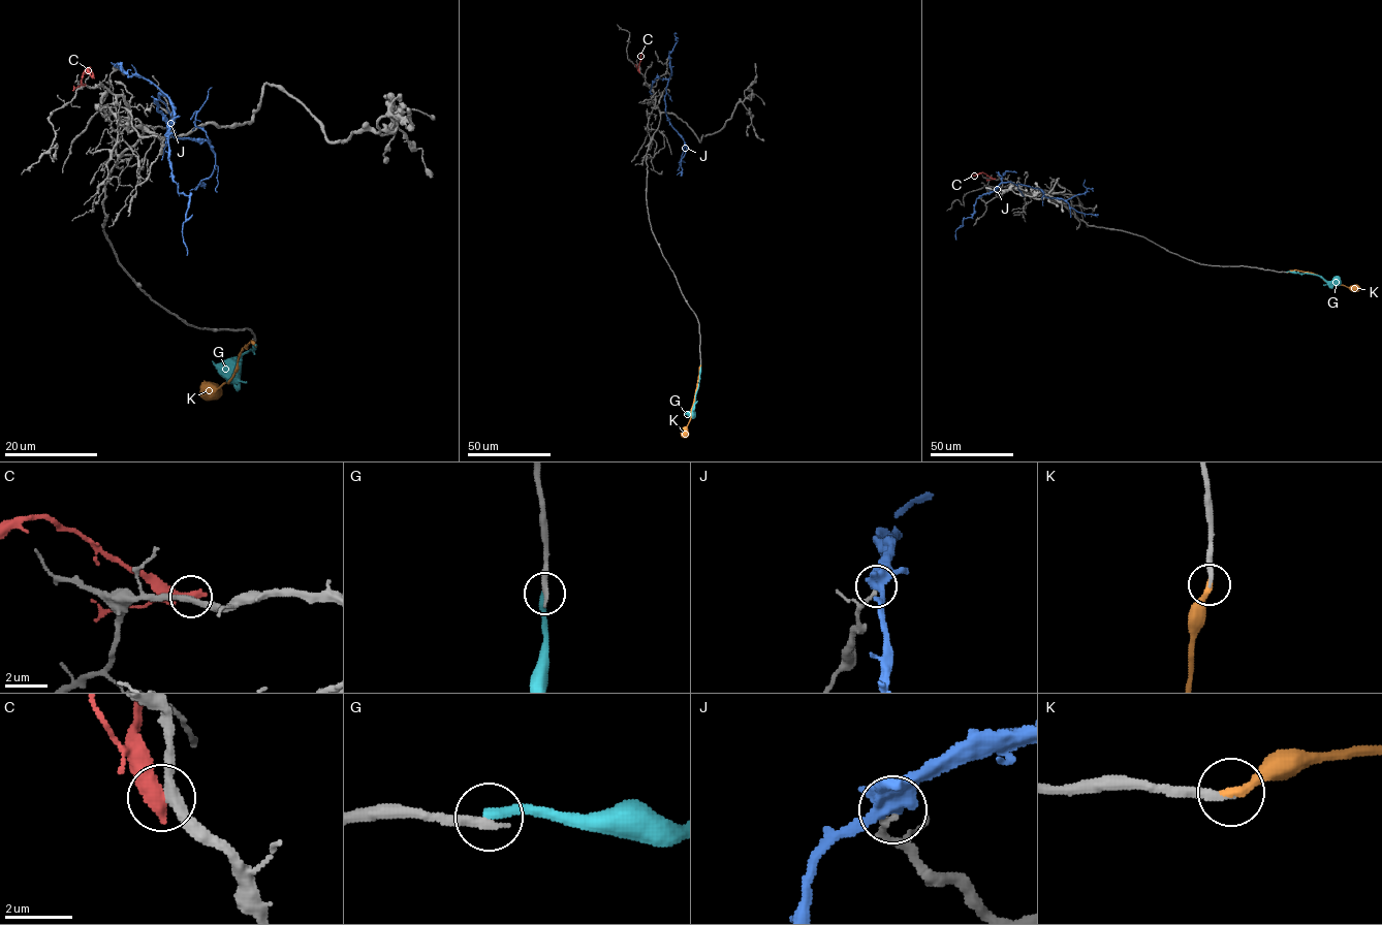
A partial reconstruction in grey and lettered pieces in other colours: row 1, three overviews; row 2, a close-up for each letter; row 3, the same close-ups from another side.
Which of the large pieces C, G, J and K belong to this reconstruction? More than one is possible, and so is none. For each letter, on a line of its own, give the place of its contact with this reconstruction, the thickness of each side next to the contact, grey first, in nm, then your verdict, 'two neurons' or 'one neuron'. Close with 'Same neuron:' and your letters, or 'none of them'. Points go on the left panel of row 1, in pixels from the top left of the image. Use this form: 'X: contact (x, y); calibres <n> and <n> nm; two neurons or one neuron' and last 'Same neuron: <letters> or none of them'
C: contact (85, 85); calibres 280 and 480 nm; two neurons
G: contact (256, 345); calibres 320 and 320 nm; two neurons
J: contact (166, 136); calibres 200 and 480 nm; two neurons
K: contact (256, 346); calibres 240 and 300 nm; one neuron
Same neuron: K

